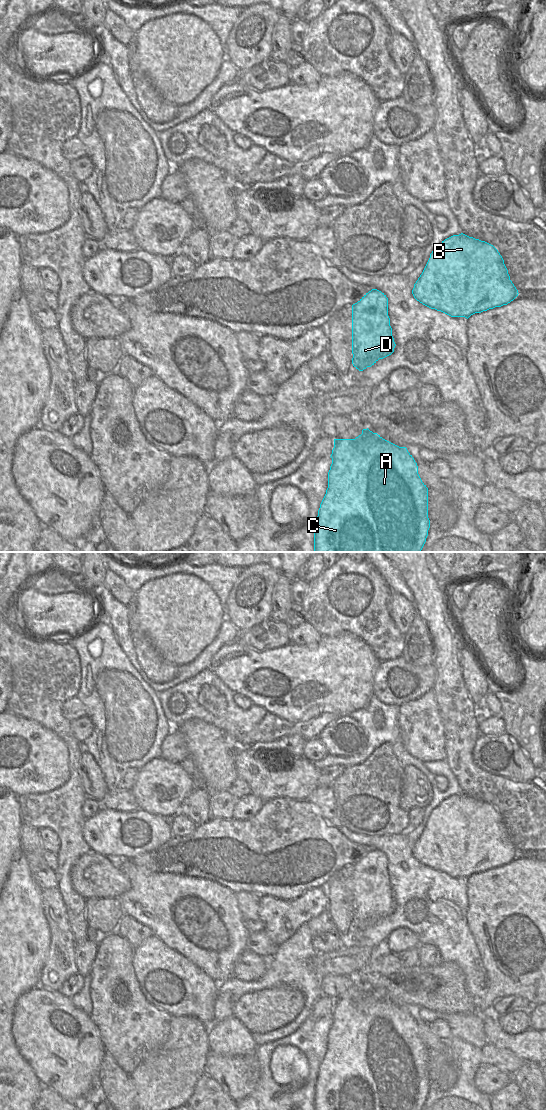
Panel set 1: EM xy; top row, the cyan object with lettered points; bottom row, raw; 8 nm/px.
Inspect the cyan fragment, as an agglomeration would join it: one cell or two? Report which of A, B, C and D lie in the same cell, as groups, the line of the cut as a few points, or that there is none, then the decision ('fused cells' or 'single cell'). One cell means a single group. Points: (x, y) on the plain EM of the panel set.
A B C D; no cut; single cell

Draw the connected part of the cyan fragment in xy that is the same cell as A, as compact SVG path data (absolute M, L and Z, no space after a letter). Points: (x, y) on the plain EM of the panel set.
M367 988L363 989L362 994L355 999L334 999L334 1008L330 1017L332 1024L328 1032L328 1048L320 1064L314 1088L314 1110L422 1110L430 1088L428 1048L422 1042L417 1023L407 1008L389 1002Z

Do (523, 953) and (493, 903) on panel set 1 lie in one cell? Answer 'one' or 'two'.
one

